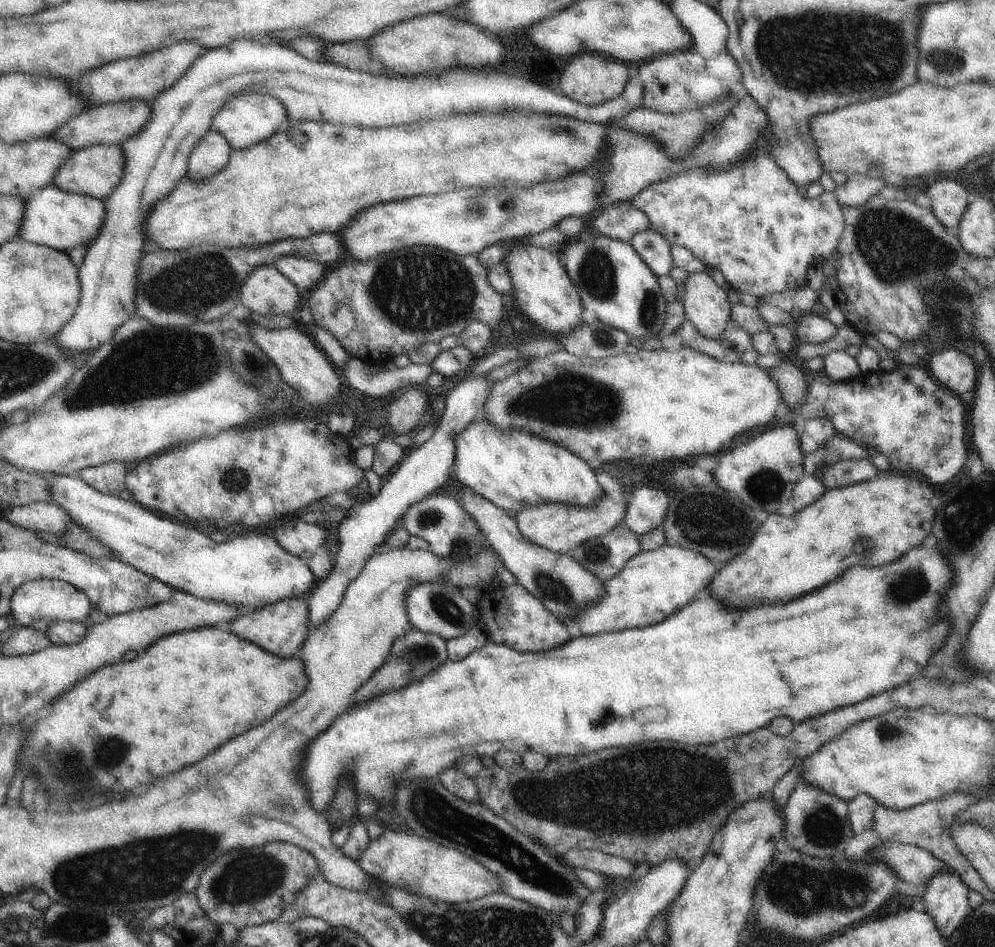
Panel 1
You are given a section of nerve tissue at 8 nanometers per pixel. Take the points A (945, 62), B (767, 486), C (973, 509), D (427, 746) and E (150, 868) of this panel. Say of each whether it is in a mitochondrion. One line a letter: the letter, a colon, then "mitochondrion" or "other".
A: mitochondrion
B: mitochondrion
C: mitochondrion
D: other
E: mitochondrion

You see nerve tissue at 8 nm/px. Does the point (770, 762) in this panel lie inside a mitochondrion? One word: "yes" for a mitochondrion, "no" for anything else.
no

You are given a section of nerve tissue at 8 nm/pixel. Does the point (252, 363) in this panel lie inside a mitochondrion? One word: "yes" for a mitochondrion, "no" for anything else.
yes

